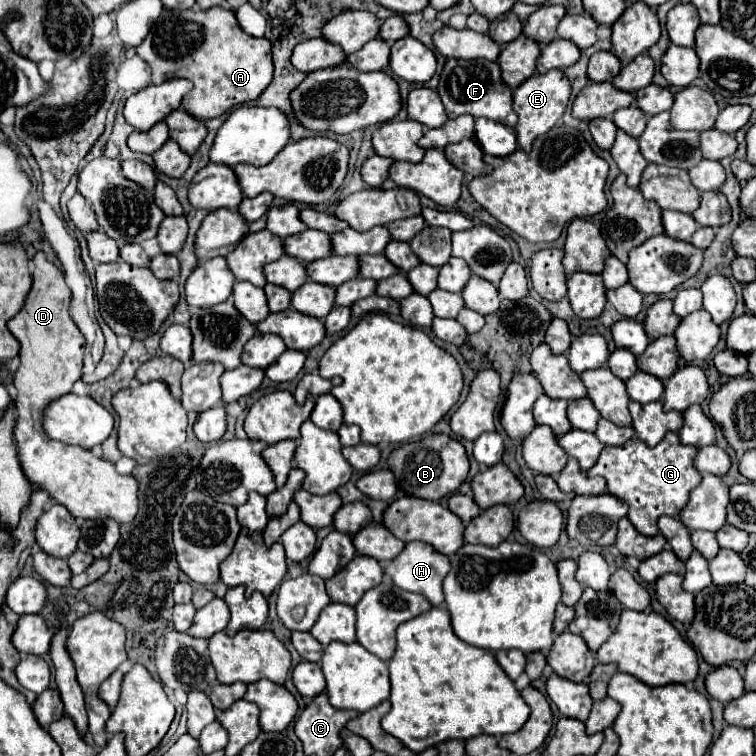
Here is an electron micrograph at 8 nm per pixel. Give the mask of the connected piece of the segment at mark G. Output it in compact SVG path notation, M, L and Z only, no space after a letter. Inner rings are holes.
M667 432L667 436L655 448L631 438L621 446L605 446L597 464L587 474L603 476L607 480L609 494L629 504L627 518L637 532L643 536L655 536L659 516L677 518L687 506L689 494L699 486L703 476L695 468L695 456L697 450L693 446L683 446L677 438L677 432Z

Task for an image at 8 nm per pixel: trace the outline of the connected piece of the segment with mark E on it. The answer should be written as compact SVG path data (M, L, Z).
M549 70L545 74L533 74L513 92L513 110L519 116L515 124L515 132L517 132L517 144L521 150L529 152L535 138L549 132L561 120L569 104L569 96L571 96L571 82L563 70Z

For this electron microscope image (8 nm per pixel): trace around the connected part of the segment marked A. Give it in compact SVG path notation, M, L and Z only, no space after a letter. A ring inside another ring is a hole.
M193 6L187 12L165 10L147 38L137 46L137 54L151 66L153 84L171 78L187 78L193 82L193 90L187 94L183 108L199 120L217 118L233 106L257 98L273 80L269 40L245 34L235 14L219 6L209 10Z

